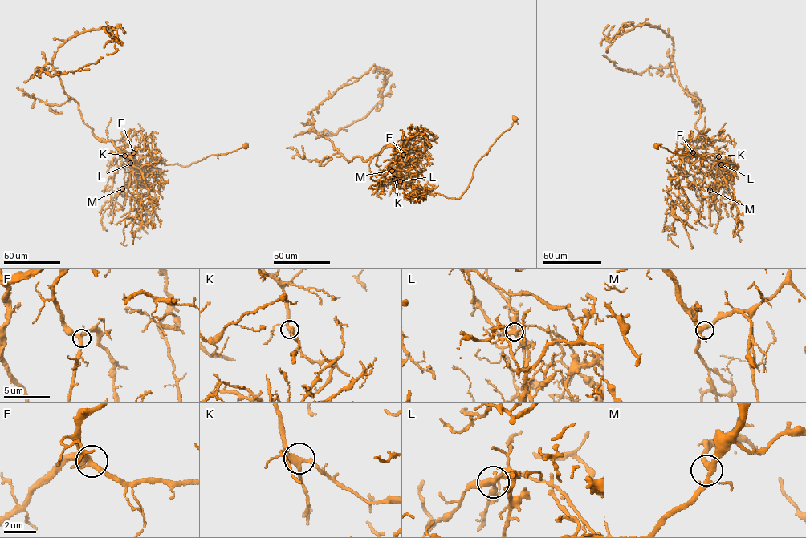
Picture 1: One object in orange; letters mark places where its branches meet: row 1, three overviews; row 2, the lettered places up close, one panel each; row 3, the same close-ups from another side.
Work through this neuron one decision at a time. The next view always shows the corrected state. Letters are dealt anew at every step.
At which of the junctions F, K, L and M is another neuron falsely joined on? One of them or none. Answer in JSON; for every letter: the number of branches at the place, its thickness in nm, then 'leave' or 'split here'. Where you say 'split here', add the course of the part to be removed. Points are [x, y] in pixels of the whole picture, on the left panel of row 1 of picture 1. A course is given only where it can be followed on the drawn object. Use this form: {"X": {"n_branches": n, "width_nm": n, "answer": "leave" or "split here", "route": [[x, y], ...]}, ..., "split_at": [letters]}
{"F": {"n_branches": 4, "width_nm": 300, "answer": "leave"}, "K": {"n_branches": 4, "width_nm": 360, "answer": "leave"}, "L": {"n_branches": 4, "width_nm": 320, "answer": "split here", "route": [[131, 163], [132, 171], [139, 173], [154, 164], [185, 166], [243, 147]]}, "M": {"n_branches": 4, "width_nm": 340, "answer": "leave"}, "split_at": ["L"]}

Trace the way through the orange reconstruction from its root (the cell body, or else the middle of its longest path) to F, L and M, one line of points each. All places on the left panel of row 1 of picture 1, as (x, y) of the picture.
F: (245, 146), (185, 166), (154, 163), (138, 174), (140, 182), (140, 163), (130, 156), (133, 152)
L: (245, 146), (226, 154), (211, 155), (185, 166), (158, 163), (140, 170), (131, 163)
M: (245, 146), (185, 166), (154, 163), (138, 174), (140, 182), (140, 163), (133, 160), (122, 188)

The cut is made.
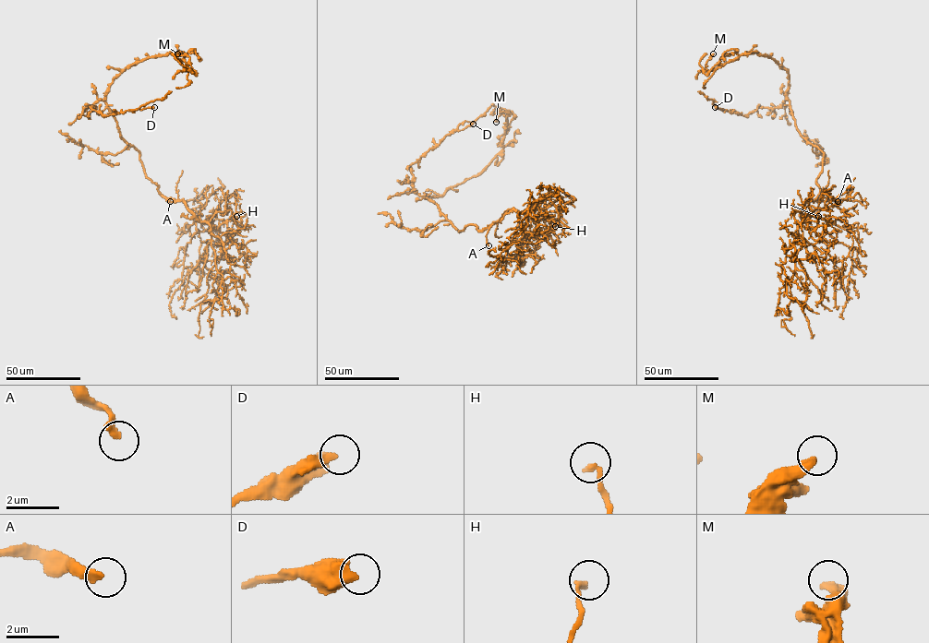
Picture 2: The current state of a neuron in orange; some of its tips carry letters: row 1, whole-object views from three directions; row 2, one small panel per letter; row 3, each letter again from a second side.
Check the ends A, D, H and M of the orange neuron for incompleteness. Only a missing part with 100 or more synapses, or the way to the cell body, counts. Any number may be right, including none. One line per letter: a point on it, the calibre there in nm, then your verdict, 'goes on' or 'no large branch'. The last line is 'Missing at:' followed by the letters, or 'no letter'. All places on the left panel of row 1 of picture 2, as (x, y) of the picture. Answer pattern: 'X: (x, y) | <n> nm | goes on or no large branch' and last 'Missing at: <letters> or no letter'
A: (170, 201) | 280 nm | goes on
D: (154, 107) | 440 nm | no large branch
H: (236, 216) | 200 nm | no large branch
M: (177, 53) | 400 nm | no large branch
Missing at: A

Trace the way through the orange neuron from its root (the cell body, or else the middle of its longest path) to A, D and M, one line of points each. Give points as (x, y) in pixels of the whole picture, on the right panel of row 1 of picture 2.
A: (823, 153), (822, 170), (816, 182), (823, 196), (815, 199), (838, 201)
D: (823, 153), (802, 136), (788, 101), (778, 107), (758, 107), (746, 115), (715, 107)
M: (823, 153), (797, 129), (785, 68), (768, 56), (745, 53), (706, 70), (713, 53)

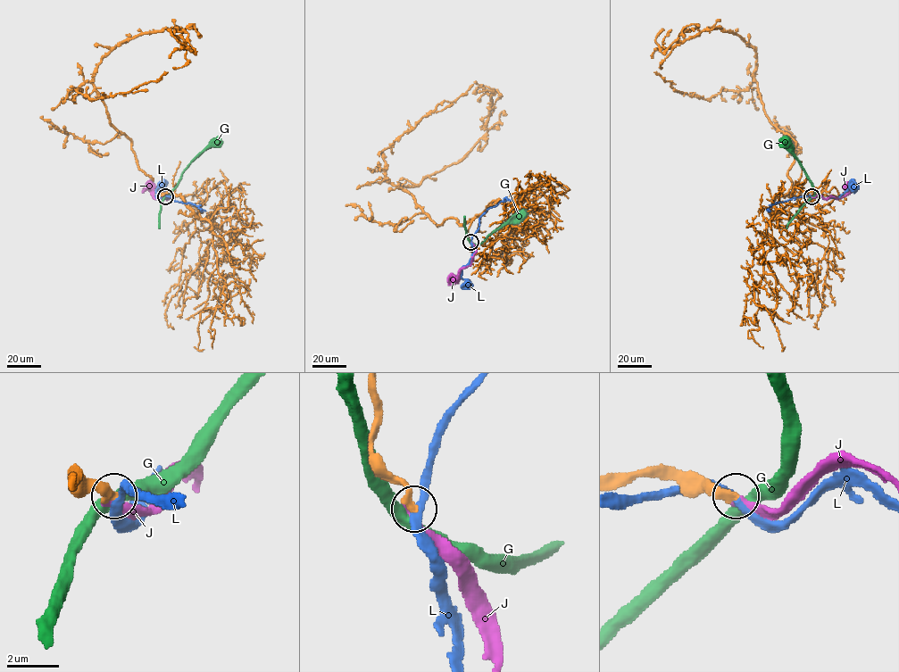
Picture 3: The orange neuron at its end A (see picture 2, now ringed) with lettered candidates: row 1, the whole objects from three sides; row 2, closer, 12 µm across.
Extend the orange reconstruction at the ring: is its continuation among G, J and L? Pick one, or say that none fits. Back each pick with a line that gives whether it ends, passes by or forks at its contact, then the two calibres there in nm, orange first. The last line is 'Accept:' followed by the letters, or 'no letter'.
J: it ends | 320/280 nm
Accept: J

